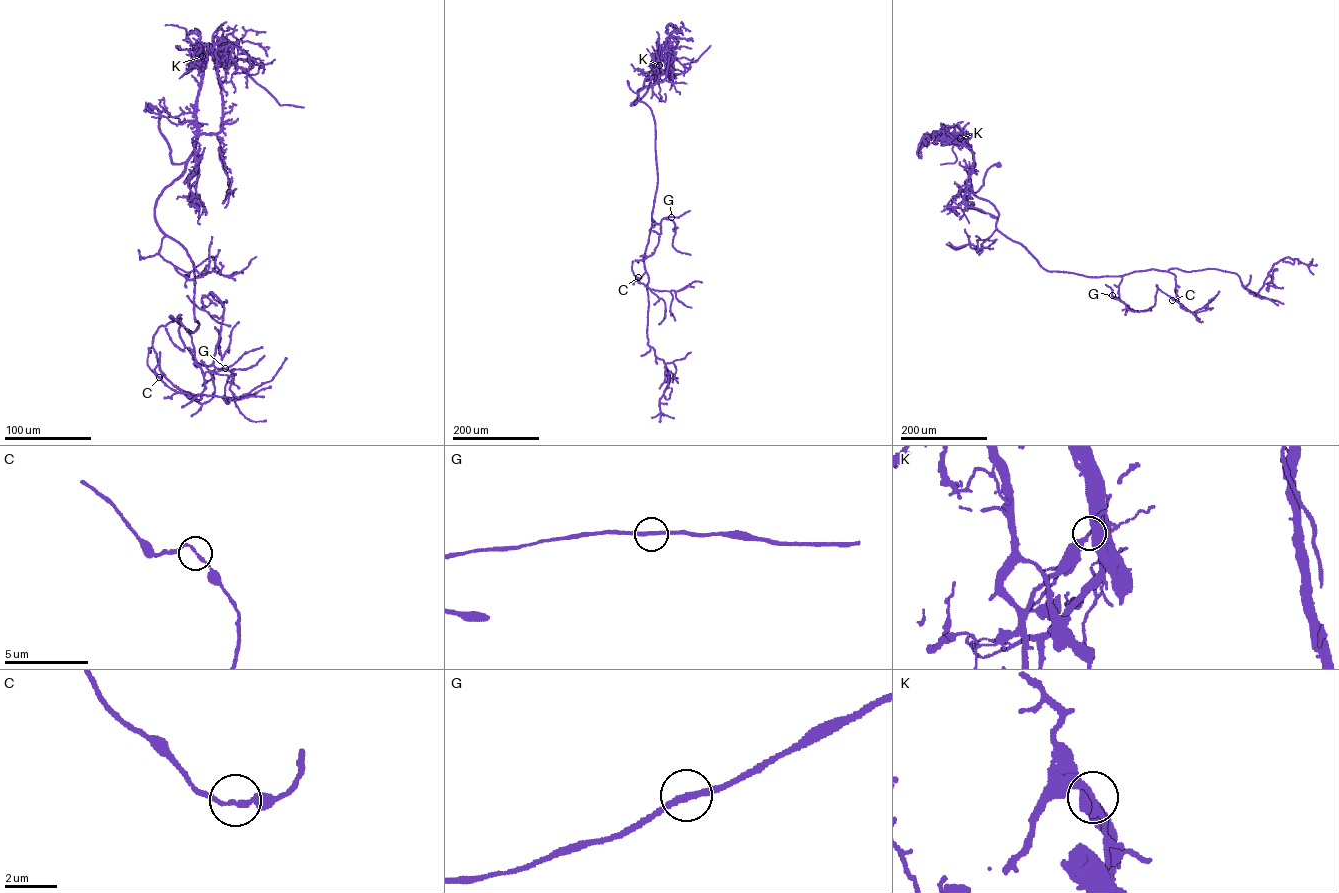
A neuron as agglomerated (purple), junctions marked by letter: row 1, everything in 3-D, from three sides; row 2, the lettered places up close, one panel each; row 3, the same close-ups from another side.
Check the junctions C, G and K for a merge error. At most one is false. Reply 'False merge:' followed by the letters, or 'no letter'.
False merge: K

